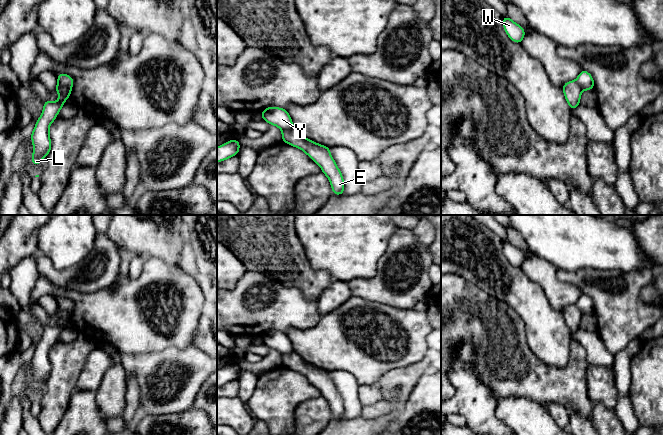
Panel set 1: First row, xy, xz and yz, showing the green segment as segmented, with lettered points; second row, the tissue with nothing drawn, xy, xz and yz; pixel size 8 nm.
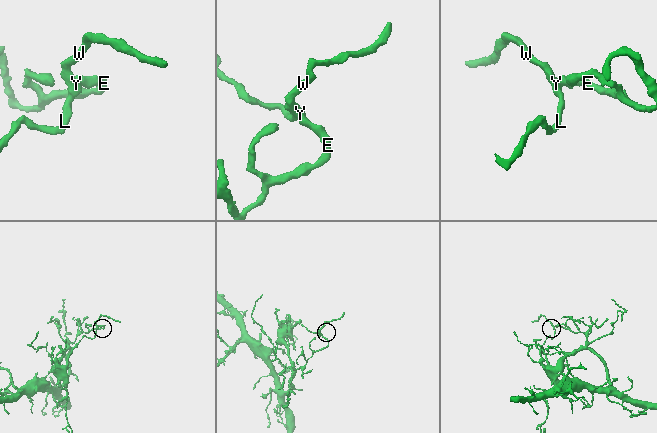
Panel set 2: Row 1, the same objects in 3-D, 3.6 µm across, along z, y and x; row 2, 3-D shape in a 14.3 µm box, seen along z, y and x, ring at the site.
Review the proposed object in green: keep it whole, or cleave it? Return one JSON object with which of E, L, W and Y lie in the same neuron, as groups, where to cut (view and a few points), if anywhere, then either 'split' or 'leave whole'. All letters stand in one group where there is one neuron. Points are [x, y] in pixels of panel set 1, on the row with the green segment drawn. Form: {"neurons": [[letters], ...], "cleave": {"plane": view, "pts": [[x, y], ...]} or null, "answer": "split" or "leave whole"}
{"neurons": [["E", "L", "W", "Y"]], "cleave": null, "answer": "leave whole"}

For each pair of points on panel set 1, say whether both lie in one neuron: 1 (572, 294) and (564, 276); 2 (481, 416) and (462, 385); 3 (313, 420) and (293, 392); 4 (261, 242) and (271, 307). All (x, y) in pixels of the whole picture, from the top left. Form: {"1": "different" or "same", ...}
{"1": "different", "2": "same", "3": "different", "4": "different"}

